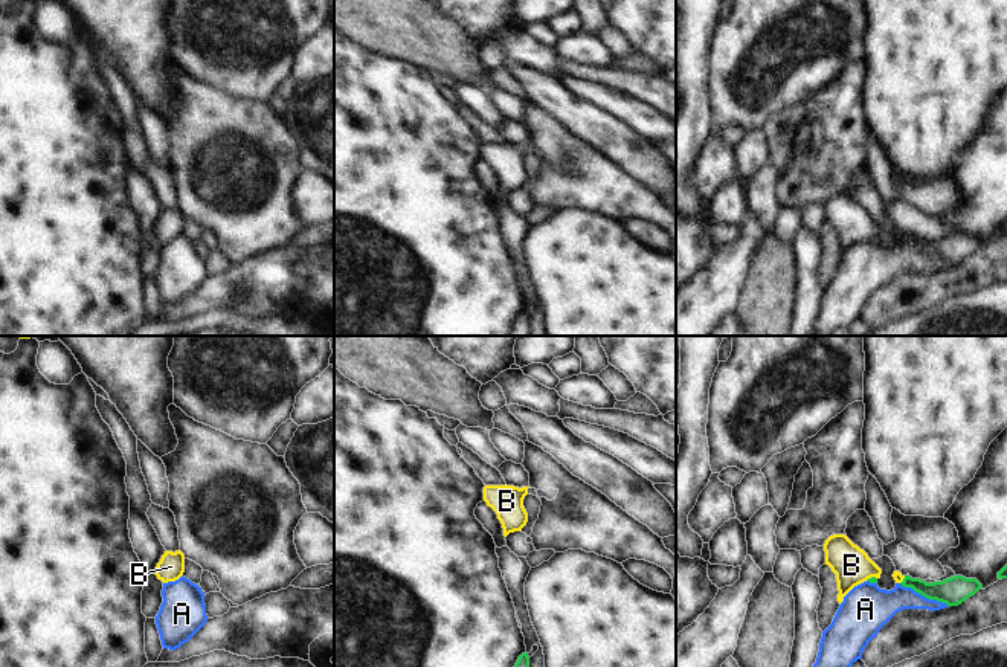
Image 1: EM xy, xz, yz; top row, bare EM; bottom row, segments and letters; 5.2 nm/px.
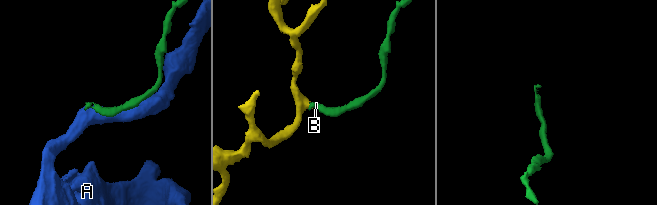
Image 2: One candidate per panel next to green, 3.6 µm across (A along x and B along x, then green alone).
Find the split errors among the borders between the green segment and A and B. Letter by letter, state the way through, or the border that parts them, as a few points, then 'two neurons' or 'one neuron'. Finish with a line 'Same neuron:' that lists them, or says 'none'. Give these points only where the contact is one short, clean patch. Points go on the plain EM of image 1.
A: two neurons
B: runs through yz (873, 237), (871, 235), (862, 226), (852, 223); one neuron
Same neuron: B

